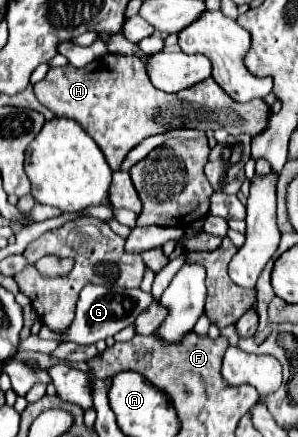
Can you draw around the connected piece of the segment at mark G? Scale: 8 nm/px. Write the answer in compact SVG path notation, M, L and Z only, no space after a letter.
M87 284L81 294L79 294L79 302L77 302L77 316L73 320L73 324L63 332L63 334L55 334L44 324L39 331L39 338L49 340L59 340L59 342L77 342L77 344L95 344L97 340L105 340L113 334L117 334L119 330L123 330L125 326L133 324L133 320L145 310L149 308L153 302L157 302L153 298L151 292L143 292L143 290L129 290L129 288L119 288L119 286L97 286L97 284Z

